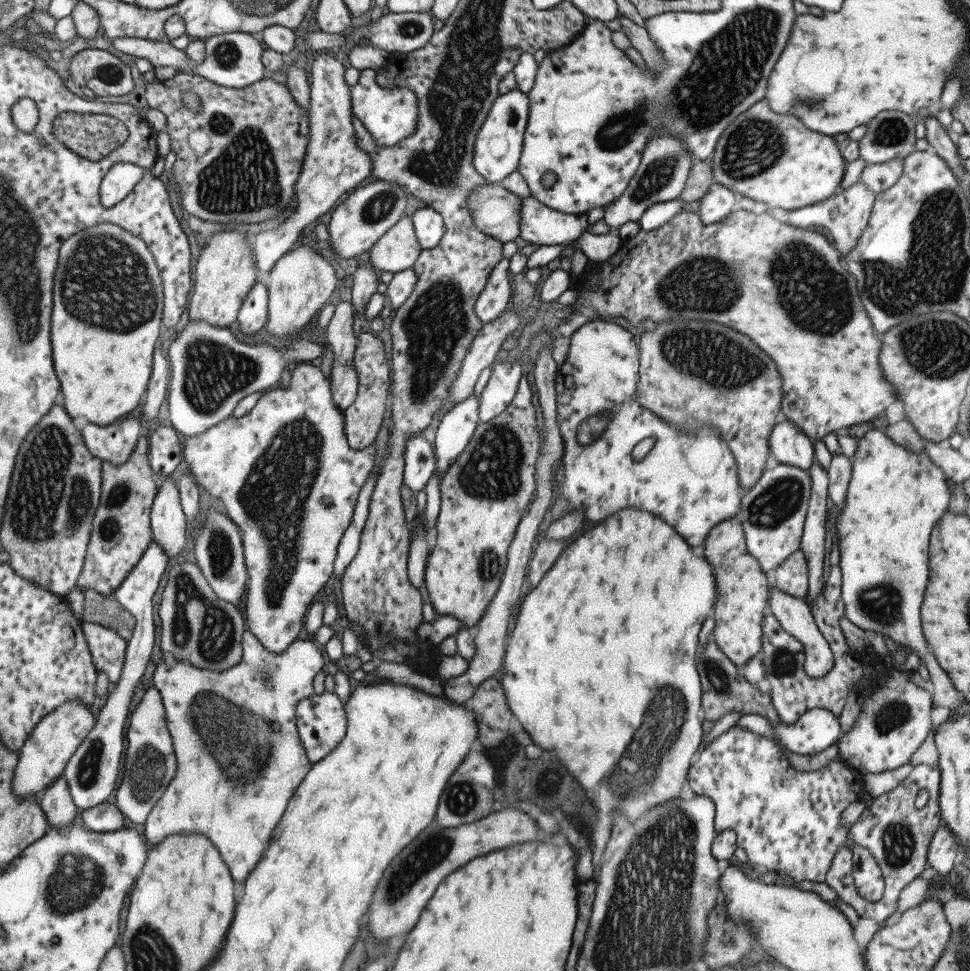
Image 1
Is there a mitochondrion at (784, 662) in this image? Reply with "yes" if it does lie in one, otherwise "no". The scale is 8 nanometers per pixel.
yes

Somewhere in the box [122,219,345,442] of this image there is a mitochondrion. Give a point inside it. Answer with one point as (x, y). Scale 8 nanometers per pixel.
(213, 372)

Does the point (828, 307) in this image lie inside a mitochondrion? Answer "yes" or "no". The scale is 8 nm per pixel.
yes

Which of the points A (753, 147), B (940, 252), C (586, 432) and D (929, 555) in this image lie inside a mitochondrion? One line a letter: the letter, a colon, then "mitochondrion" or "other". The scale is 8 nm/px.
A: mitochondrion
B: mitochondrion
C: mitochondrion
D: other

